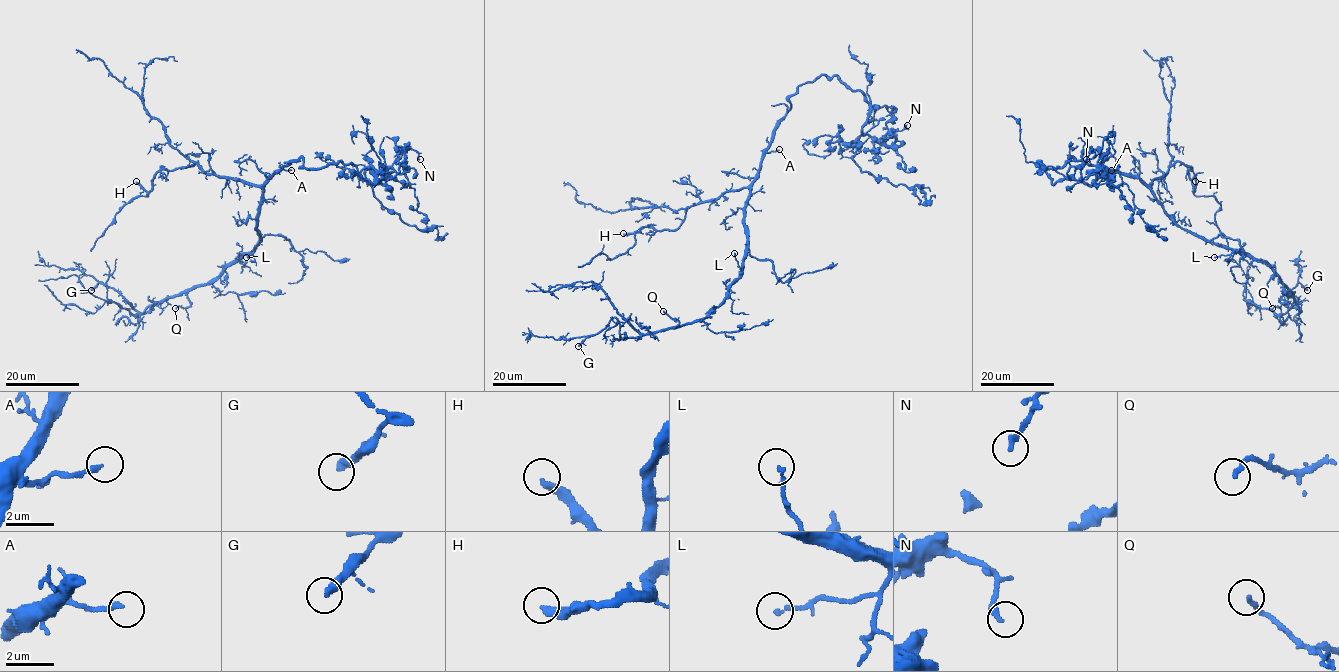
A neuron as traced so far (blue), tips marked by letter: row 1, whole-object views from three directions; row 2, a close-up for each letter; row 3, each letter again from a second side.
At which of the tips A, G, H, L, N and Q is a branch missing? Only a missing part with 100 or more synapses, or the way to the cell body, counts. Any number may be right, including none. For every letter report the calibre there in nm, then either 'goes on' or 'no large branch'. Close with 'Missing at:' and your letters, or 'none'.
A: 200 nm | no large branch
G: 320 nm | no large branch
H: 300 nm | no large branch
L: 160 nm | no large branch
N: 200 nm | no large branch
Q: 200 nm | no large branch
Missing at: none

